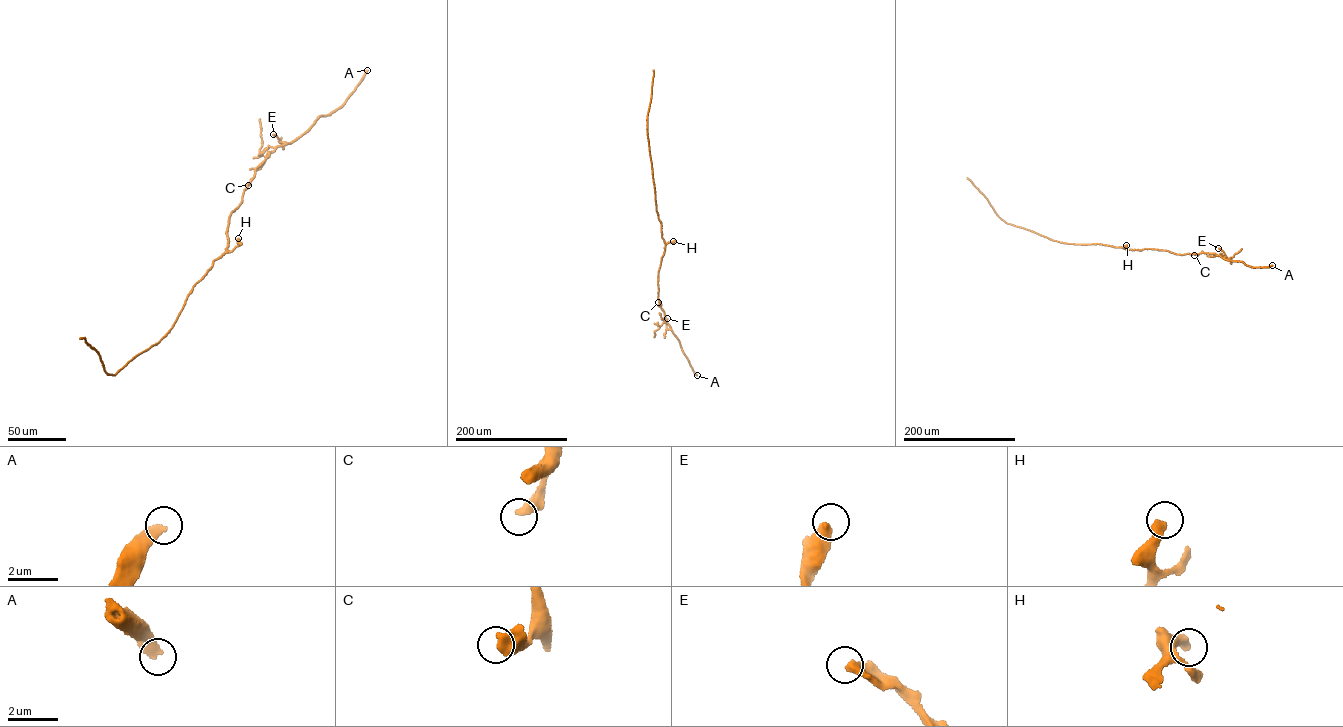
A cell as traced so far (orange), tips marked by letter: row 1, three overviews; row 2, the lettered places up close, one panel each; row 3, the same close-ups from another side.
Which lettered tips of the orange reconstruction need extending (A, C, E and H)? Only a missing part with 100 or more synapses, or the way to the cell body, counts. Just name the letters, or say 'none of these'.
none of these

